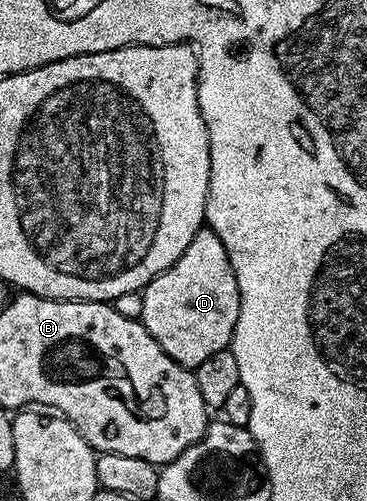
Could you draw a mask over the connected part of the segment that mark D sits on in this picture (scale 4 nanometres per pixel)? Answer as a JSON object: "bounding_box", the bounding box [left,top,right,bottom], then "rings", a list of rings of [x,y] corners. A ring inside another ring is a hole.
{"bounding_box":[140,229,240,369],"rings":[[[203,229],[192,237],[192,245],[184,249],[184,253],[164,273],[155,278],[142,291],[144,309],[140,322],[148,329],[148,333],[182,367],[191,369],[198,367],[212,353],[220,353],[231,346],[236,329],[236,321],[240,317],[240,289],[236,285],[236,273],[228,261],[228,253],[216,237],[216,233]]]}

